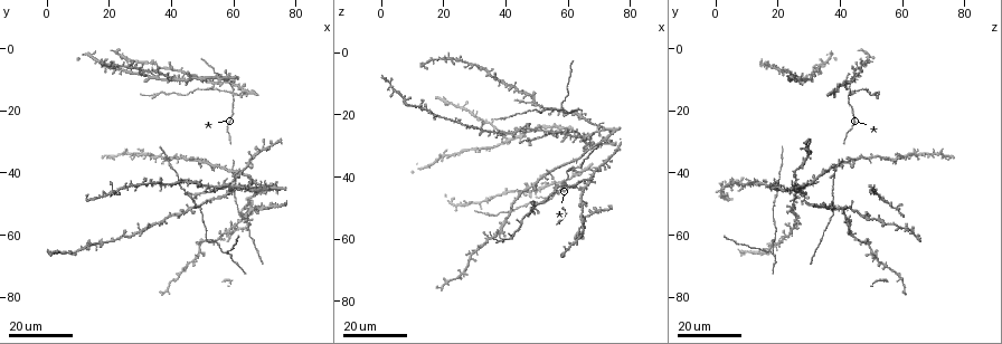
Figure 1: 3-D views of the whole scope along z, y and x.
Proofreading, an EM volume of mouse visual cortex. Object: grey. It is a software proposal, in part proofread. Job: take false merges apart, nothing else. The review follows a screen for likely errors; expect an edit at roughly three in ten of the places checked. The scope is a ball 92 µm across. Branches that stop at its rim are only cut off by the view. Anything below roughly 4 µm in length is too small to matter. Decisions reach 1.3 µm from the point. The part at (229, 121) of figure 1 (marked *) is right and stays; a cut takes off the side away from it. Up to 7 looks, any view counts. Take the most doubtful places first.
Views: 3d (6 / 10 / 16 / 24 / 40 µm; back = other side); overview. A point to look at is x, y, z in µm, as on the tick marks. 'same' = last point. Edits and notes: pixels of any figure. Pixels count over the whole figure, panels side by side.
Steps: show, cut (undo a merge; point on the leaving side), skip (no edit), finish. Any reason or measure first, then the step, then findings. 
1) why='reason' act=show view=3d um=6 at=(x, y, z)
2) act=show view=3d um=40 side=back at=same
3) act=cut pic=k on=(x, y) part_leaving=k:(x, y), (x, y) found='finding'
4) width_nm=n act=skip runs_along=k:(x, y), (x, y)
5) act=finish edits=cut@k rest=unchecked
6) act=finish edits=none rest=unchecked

why='looks like a crossing' act=show view=3d um=24 at=(66, 51, 43)

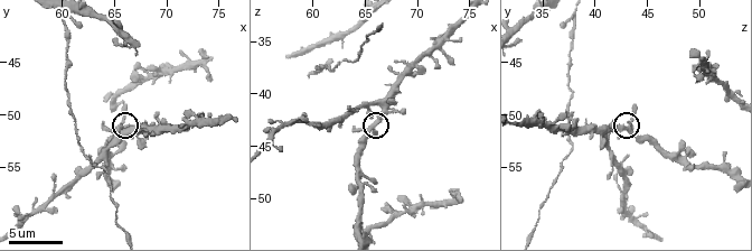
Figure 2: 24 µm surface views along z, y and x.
act=show view=3d um=10 at=(66.0, 51.0, 42.6)

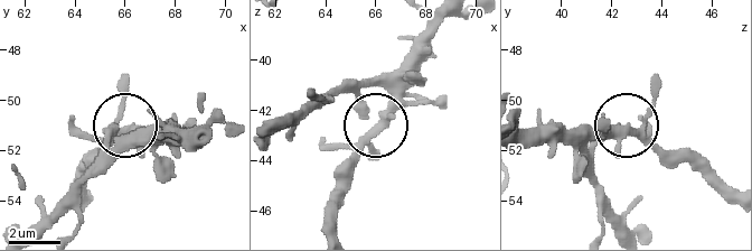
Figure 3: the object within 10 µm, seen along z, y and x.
act=skip found='one neuron here'

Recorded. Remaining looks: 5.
why='four or more arms meet' act=show view=3d um=24 at=(49, 65, 49)

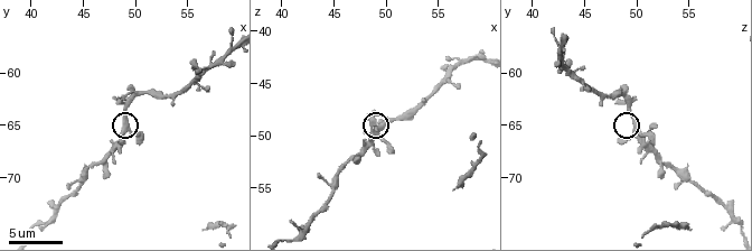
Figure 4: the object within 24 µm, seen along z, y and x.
act=show view=3d um=6 at=(49.2, 65.6, 49.8)

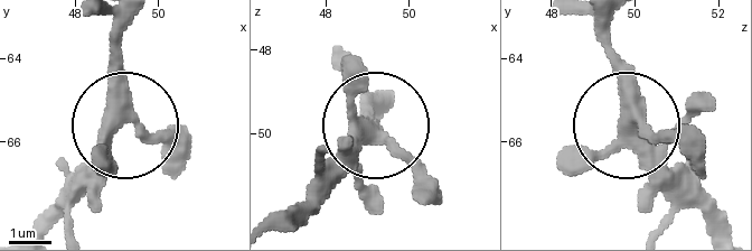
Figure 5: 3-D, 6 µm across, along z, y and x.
arms=5 act=skip runs_along=5:(130, 26), (123, 112), (184, 161) found='one neuron here'

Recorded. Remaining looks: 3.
why='three arms meet' act=show view=3d um=24 at=(58, 66, 18)

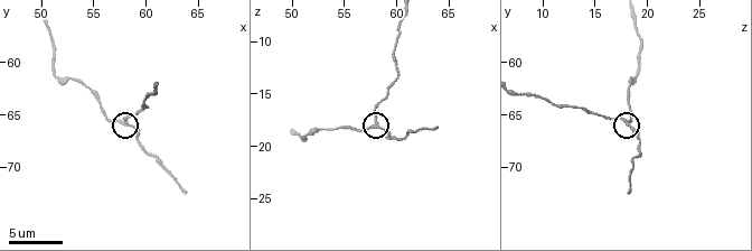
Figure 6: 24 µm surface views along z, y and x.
why='closer look' act=show view=3d um=6 at=(57.8, 65.6, 18.0)

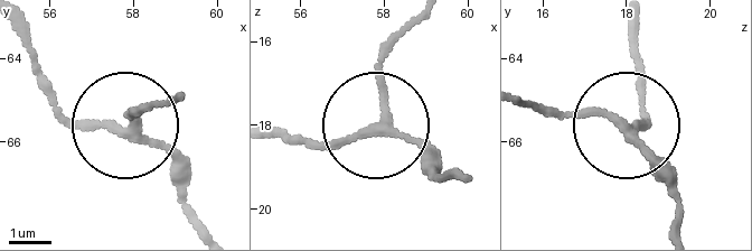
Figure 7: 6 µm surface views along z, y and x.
act=skip runs_along=7:(24, 47), (63, 112), (138, 126), (188, 183) found='one neuron here'

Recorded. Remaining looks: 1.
act=finish edits=none rest=unchecked

